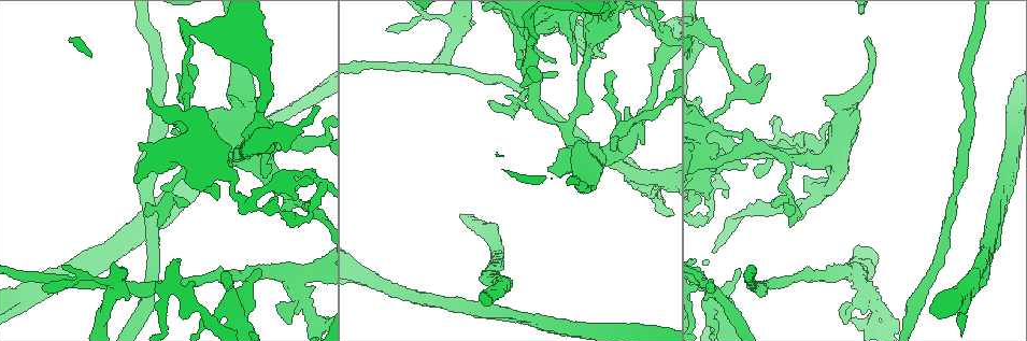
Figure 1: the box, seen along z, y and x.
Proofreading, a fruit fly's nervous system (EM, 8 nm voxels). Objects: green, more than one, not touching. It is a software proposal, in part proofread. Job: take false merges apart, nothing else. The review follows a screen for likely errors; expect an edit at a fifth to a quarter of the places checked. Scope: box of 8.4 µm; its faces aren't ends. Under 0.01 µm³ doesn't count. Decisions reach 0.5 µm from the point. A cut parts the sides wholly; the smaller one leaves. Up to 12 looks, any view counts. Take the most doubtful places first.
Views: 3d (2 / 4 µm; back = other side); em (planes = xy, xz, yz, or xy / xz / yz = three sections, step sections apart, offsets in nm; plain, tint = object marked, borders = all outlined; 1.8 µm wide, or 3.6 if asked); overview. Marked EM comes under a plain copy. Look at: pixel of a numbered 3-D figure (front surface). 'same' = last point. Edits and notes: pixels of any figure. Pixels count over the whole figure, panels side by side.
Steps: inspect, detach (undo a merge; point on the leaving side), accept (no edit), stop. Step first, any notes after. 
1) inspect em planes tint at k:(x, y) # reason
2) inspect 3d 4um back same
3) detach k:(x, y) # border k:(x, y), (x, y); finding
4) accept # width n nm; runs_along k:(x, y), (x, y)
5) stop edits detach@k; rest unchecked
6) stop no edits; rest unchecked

inspect em planes borders at 1:(503, 105) # abrupt turn

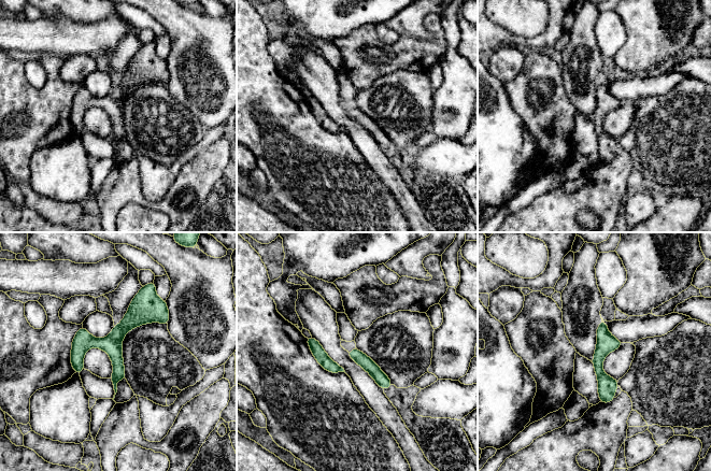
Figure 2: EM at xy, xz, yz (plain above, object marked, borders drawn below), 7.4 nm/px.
accept # runs_along 2:(150, 298), (108, 343), (88, 343), (76, 369); continuous, no second neuron

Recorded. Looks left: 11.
inspect em planes tint at 1:(624, 129) # branch point

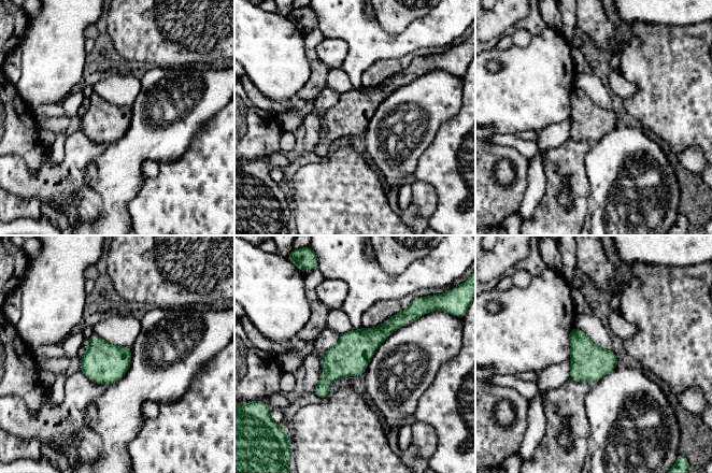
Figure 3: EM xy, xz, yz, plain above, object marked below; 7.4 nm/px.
accept # all the same neuron

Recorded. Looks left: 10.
inspect em planes tint at 1:(185, 88)

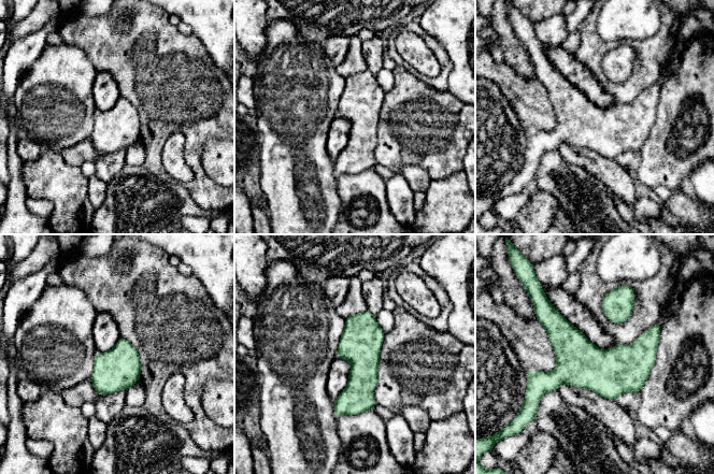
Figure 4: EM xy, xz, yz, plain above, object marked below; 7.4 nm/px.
accept # width 300 nm; runs_along 4:(656, 332), (619, 369), (536, 377); all the same neuron

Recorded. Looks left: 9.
inspect 3d 4um at 1:(103, 282) # four arms meet

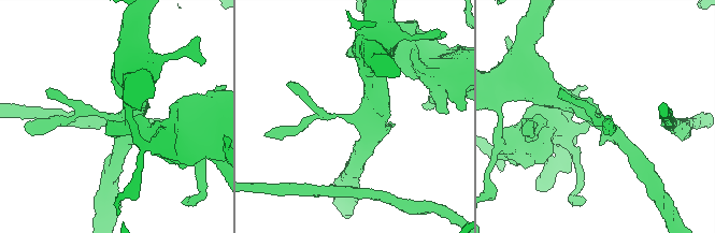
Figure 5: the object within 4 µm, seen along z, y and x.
inspect em planes borders at 5:(353, 119) # arms 4

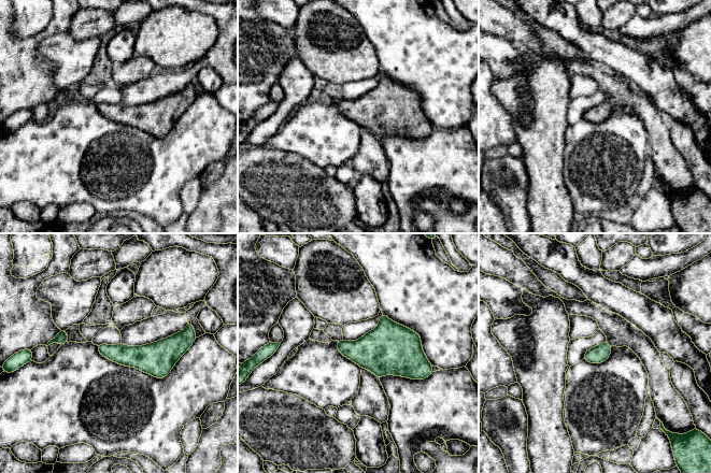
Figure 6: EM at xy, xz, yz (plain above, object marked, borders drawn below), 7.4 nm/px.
accept # continuous, no second neuron

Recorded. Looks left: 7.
inspect 3d 2um at 1:(529, 317) # closes a loop

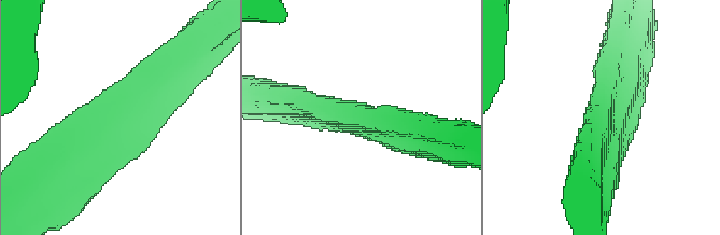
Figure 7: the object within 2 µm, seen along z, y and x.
inspect em planes borders at 7:(357, 114) # arm_widths 260, 280 nm; need the tissue

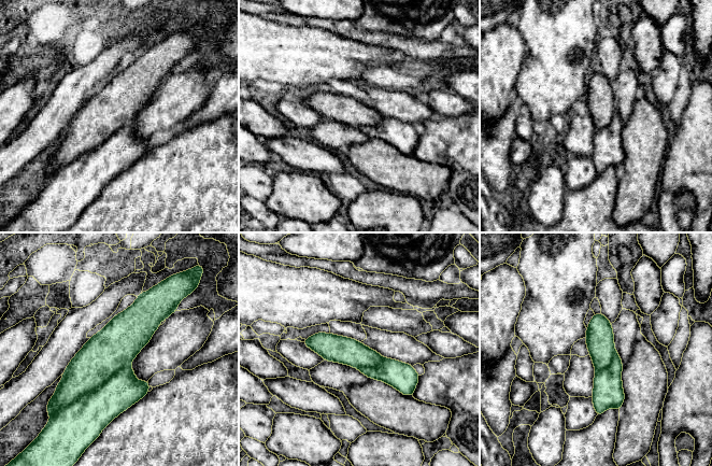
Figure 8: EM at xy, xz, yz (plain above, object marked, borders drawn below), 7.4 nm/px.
detach 8:(85, 419) # border 8:(128, 364), (100, 385), (66, 406); two neurons meet here

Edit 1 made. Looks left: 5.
stop edits detach@8; rest unchecked

